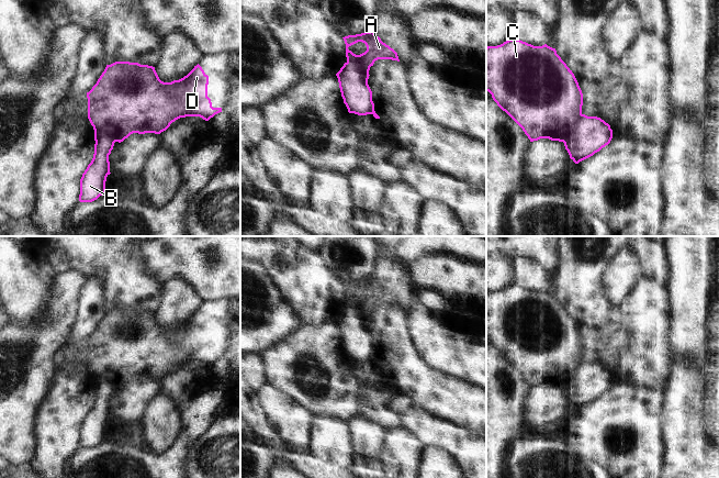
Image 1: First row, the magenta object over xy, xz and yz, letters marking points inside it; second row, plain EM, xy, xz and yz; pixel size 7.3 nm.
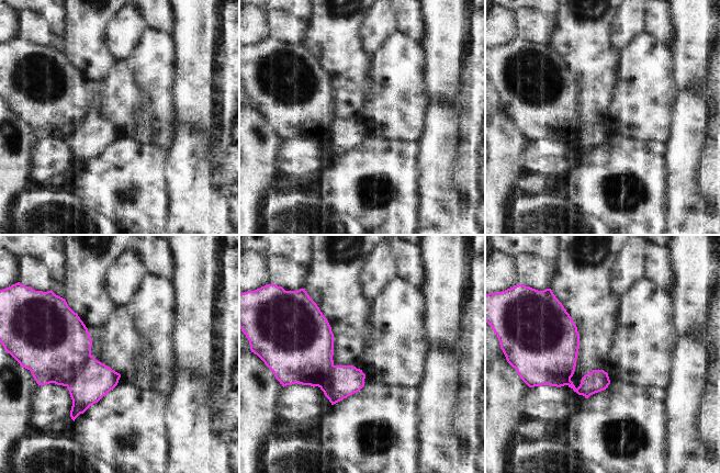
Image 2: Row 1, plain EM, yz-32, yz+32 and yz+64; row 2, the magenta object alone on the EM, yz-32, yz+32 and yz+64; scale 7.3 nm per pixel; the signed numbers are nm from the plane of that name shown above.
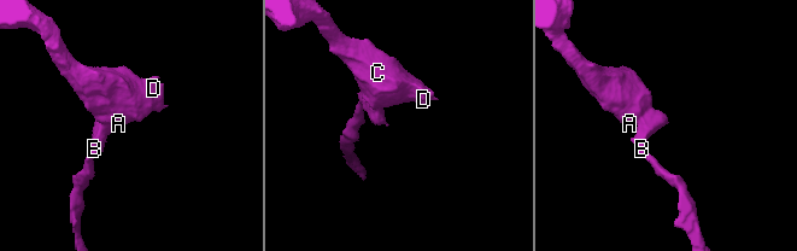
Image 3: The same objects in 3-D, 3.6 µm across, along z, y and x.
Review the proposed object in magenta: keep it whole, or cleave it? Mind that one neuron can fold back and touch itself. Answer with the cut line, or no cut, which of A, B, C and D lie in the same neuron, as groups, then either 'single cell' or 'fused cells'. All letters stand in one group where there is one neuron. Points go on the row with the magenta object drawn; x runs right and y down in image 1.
cut in yz along (582, 114), (573, 130), (562, 141); A C D / B; fused cells

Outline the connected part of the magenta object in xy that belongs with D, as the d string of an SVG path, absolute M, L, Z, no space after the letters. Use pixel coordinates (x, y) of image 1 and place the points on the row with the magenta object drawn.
M115 62L106 65L97 84L87 92L88 119L94 131L106 133L119 143L133 133L160 134L180 118L200 116L209 121L222 112L222 108L212 107L207 85L209 76L199 64L183 78L164 82L153 66Z

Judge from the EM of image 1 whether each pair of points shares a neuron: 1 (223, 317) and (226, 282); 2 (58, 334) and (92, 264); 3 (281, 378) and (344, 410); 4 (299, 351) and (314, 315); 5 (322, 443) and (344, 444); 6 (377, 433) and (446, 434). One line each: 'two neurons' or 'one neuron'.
1: two neurons
2: two neurons
3: one neuron
4: two neurons
5: one neuron
6: two neurons

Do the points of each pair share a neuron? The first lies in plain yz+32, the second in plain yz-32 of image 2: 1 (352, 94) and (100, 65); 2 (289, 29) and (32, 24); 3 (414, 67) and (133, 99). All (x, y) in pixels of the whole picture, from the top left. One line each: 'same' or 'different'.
1: same
2: same
3: different

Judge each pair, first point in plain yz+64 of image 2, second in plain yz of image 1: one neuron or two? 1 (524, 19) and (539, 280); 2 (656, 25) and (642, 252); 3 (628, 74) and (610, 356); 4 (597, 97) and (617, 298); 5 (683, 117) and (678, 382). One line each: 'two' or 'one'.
1: one
2: one
3: two
4: two
5: one

